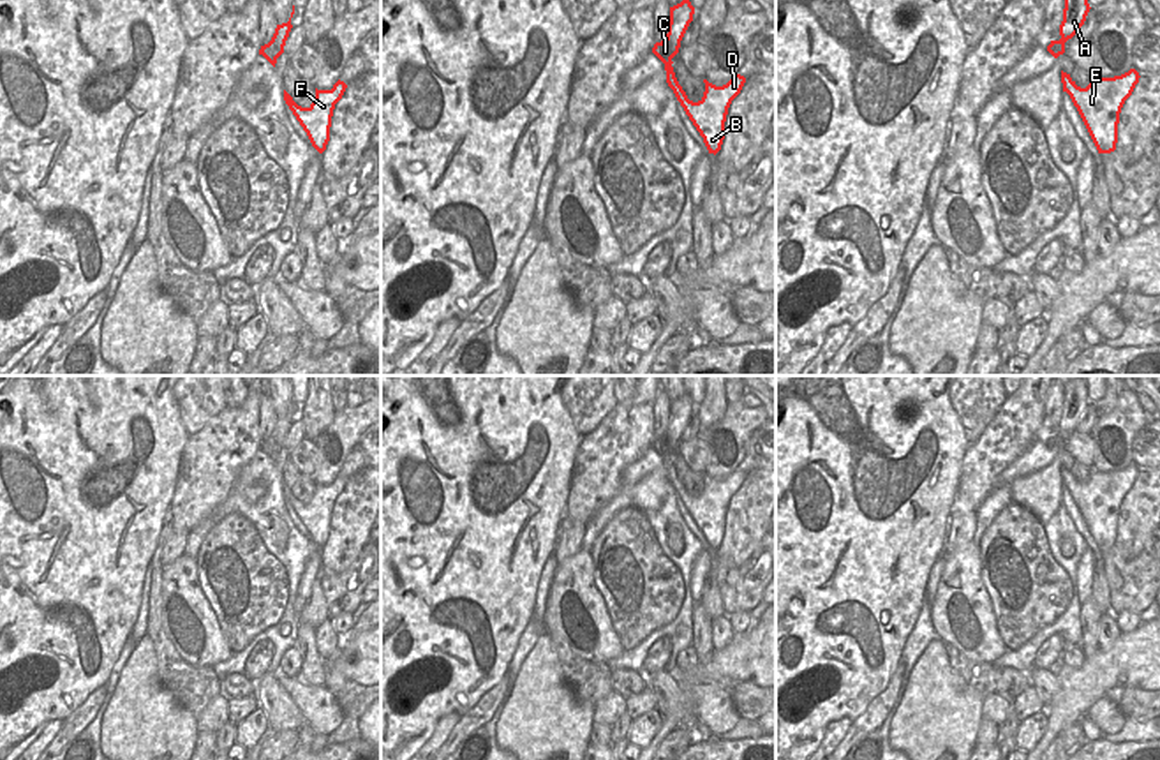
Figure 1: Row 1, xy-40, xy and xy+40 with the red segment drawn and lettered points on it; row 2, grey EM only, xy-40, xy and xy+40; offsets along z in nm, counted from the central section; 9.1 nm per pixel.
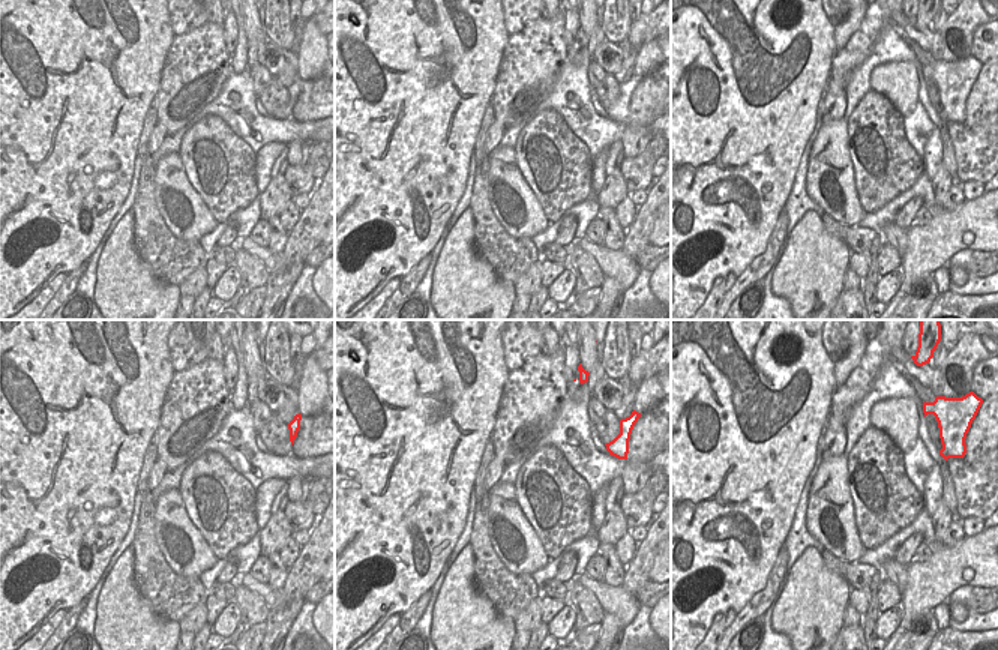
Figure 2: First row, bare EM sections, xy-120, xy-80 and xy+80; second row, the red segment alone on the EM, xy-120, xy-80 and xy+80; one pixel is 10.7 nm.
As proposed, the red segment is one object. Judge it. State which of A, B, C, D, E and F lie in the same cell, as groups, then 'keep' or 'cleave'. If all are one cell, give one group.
A B C D E F; keep

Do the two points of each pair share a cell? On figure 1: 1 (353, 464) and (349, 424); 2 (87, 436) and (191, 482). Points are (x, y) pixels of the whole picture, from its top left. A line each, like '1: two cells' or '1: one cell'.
1: two cells
2: two cells

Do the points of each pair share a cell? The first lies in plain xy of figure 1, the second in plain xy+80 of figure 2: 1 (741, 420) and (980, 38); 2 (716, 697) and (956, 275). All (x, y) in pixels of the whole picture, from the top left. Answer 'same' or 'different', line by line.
1: different
2: same

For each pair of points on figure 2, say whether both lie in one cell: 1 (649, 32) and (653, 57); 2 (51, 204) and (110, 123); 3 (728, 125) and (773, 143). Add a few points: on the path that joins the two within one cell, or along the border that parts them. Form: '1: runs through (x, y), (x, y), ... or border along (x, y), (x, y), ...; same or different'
1: border along (655, 38), (641, 47), (635, 59), (634, 72); different
2: runs through (56, 185), (86, 155), (86, 147), (90, 143); same
3: runs through (739, 131), (751, 143), (763, 143); same

